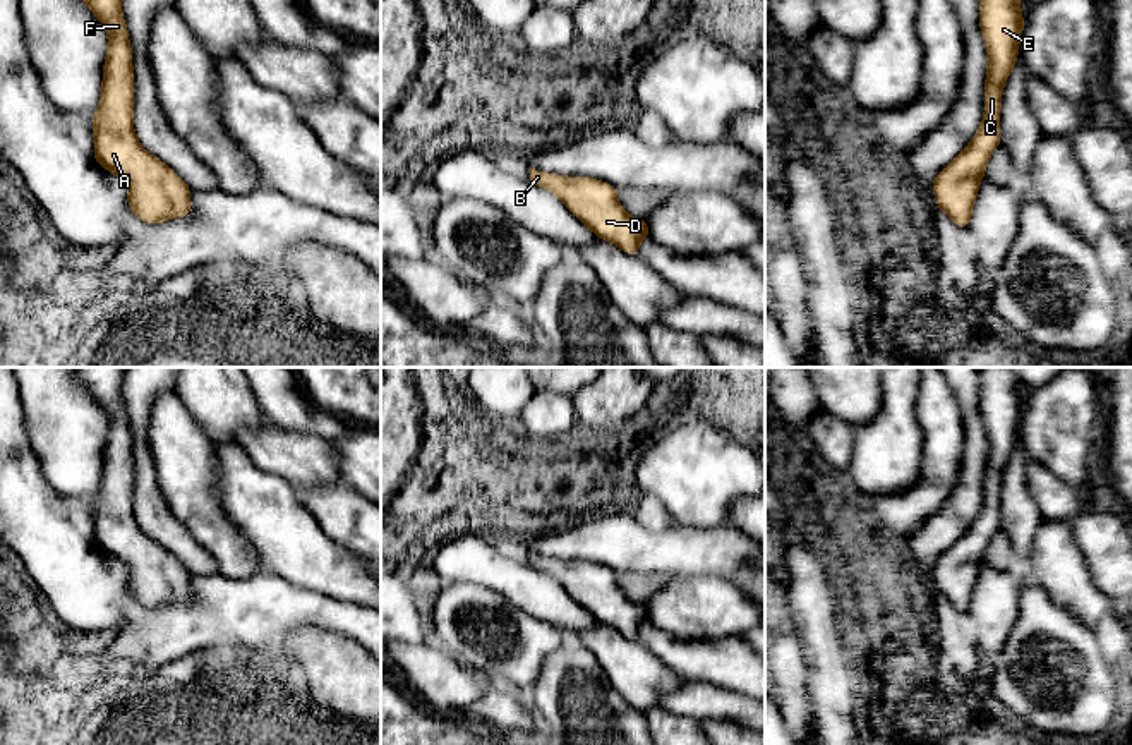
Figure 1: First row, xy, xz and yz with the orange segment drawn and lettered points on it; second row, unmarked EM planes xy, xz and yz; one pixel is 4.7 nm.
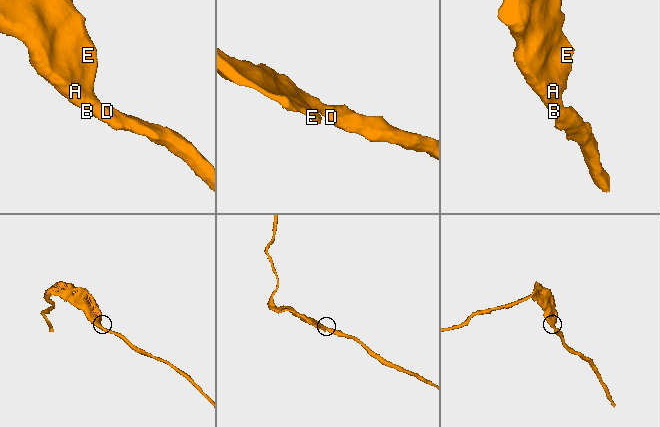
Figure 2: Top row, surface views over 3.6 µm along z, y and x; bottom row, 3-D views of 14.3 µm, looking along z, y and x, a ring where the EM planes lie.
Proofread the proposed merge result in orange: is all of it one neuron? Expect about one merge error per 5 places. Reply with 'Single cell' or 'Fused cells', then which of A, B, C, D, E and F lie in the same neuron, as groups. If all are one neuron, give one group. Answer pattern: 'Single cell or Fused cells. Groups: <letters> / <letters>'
Single cell. Groups: A B C D E F

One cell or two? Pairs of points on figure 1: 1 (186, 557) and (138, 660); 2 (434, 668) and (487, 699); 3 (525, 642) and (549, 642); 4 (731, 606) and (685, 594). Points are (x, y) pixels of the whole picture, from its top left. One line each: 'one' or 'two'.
1: two
2: one
3: one
4: one

